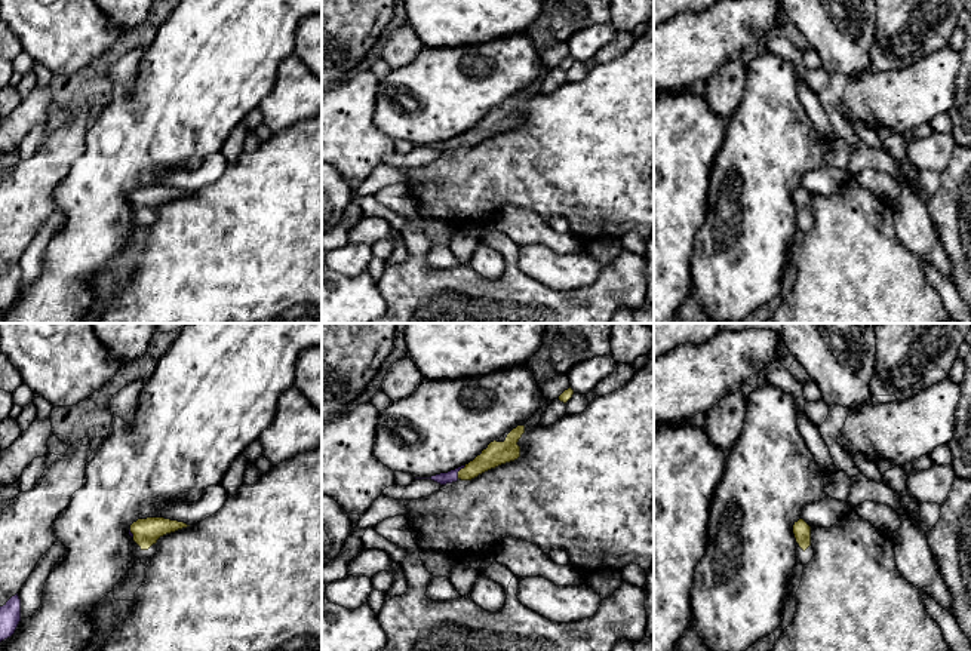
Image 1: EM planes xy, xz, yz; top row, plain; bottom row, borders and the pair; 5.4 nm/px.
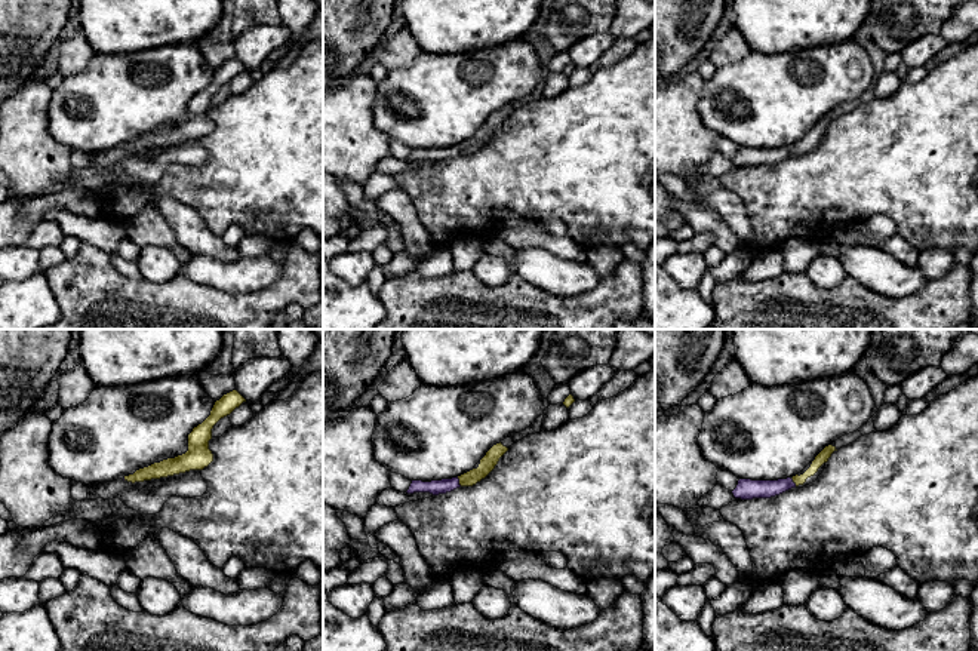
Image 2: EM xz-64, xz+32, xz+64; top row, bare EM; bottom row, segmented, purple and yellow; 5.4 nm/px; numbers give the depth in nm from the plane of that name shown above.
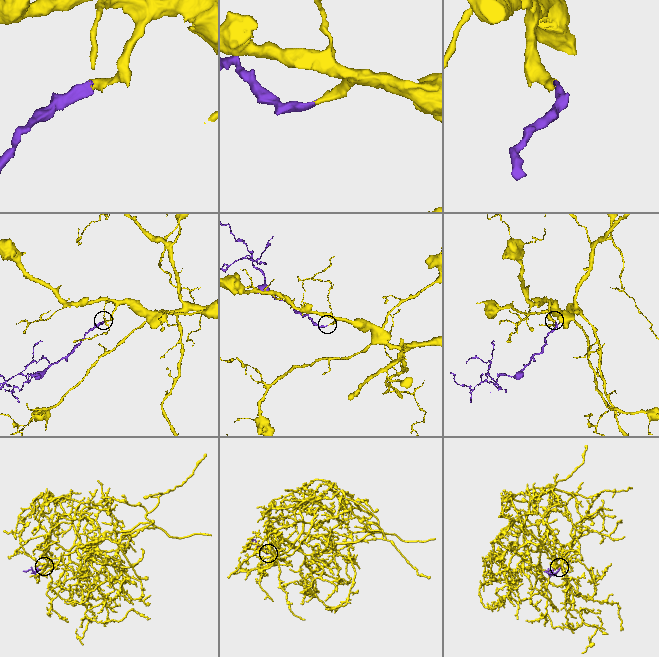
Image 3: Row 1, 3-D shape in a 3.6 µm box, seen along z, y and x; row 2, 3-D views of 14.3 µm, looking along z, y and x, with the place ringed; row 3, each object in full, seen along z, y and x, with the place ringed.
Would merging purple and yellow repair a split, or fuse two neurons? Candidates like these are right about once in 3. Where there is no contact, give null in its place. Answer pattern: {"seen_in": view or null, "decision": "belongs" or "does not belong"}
{"seen_in": "xz", "decision": "does not belong"}

